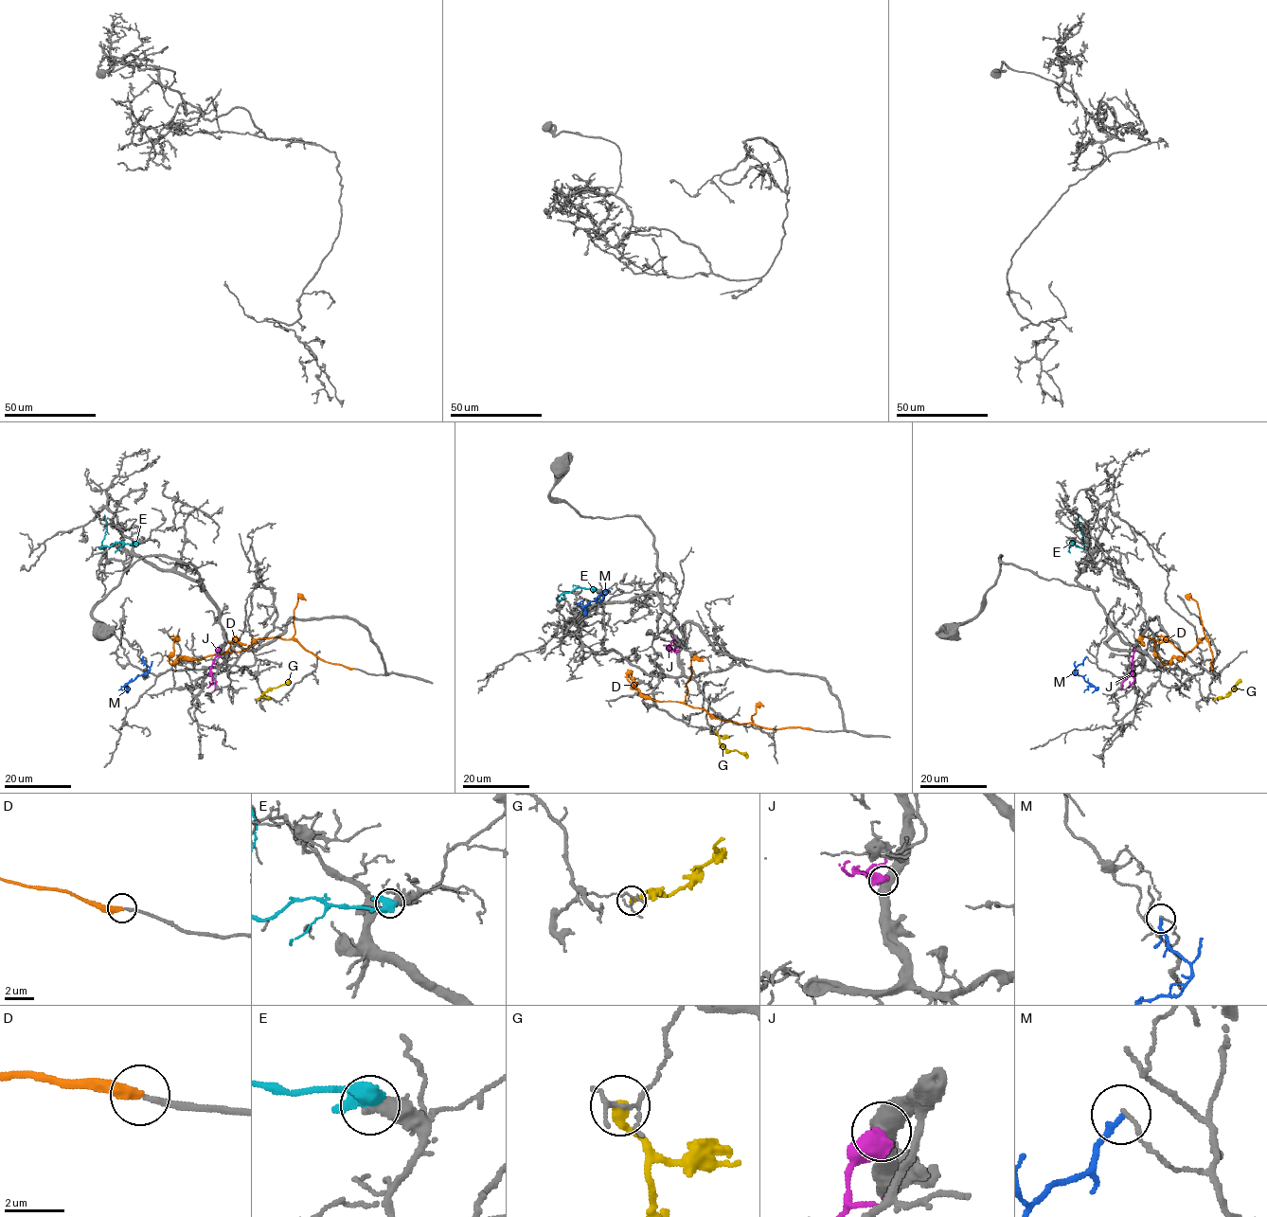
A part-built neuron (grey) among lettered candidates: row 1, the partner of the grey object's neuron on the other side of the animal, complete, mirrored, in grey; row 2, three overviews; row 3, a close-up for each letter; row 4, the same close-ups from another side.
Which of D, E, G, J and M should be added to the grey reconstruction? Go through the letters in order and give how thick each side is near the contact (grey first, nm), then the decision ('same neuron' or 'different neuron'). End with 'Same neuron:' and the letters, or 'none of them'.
D: calibres 200 and 400 nm; same neuron
E: calibres 460 and 500 nm; different neuron
G: calibres 120 and 400 nm; different neuron
J: calibres 550 and 650 nm; different neuron
M: calibres 80 and 200 nm; different neuron
Same neuron: D

